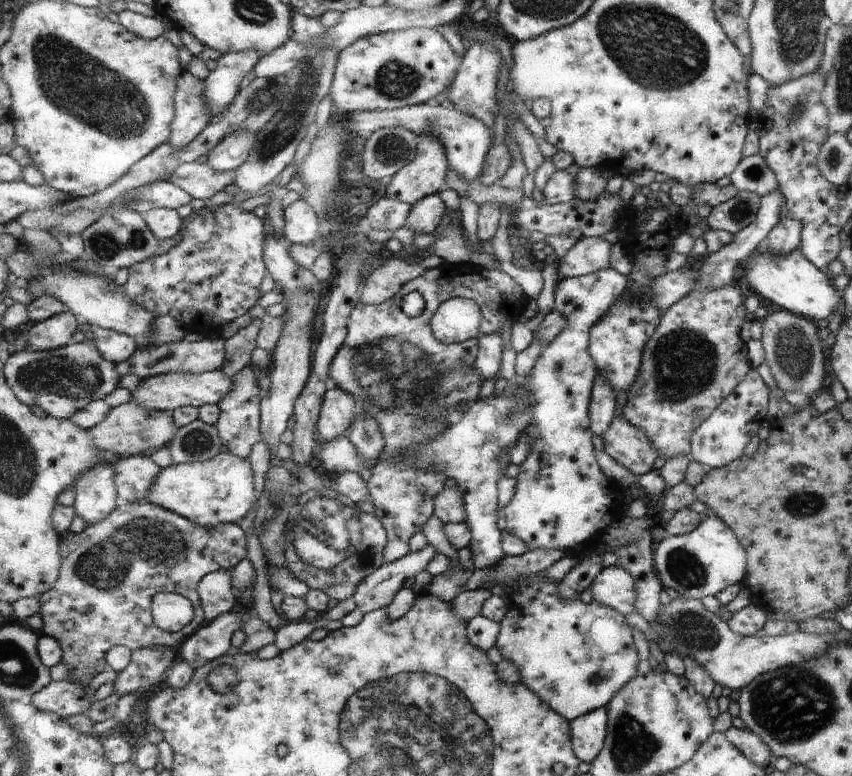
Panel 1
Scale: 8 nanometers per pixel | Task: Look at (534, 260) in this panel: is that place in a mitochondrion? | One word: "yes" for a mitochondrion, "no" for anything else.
no

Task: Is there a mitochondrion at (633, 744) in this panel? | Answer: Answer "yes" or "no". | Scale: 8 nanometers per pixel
yes

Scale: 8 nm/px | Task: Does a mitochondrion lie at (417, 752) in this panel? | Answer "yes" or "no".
yes

